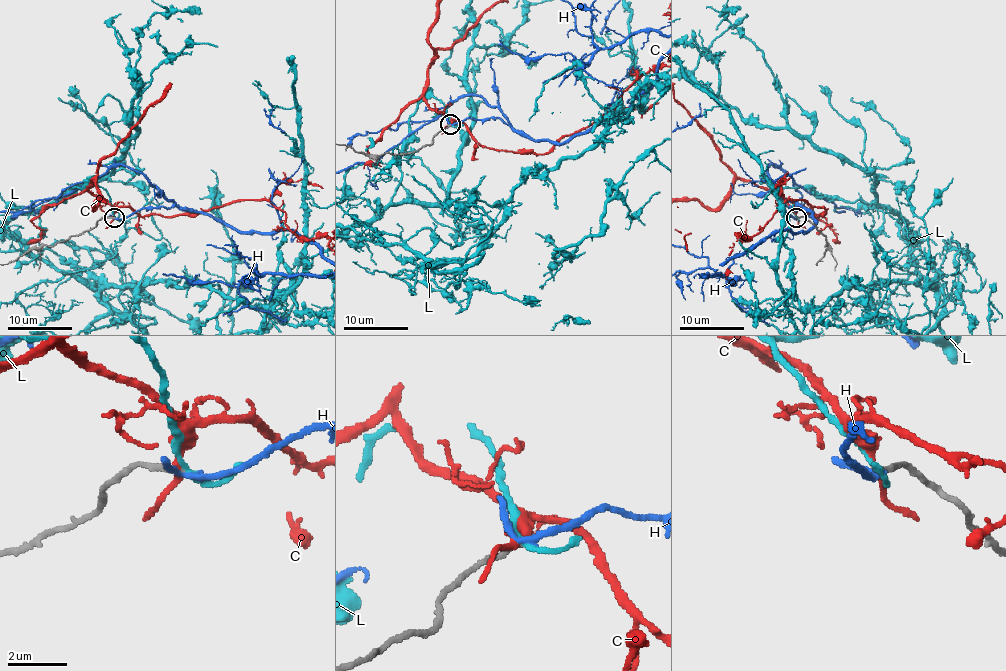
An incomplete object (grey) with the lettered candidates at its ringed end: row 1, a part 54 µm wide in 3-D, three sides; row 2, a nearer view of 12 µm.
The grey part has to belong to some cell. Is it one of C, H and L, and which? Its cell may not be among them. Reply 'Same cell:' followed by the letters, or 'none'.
Same cell: none

